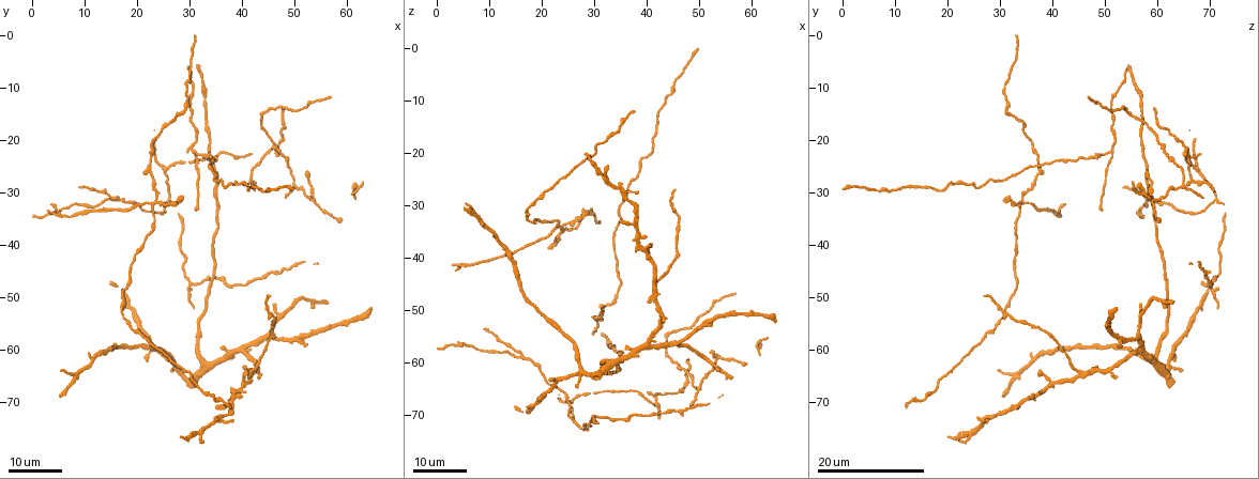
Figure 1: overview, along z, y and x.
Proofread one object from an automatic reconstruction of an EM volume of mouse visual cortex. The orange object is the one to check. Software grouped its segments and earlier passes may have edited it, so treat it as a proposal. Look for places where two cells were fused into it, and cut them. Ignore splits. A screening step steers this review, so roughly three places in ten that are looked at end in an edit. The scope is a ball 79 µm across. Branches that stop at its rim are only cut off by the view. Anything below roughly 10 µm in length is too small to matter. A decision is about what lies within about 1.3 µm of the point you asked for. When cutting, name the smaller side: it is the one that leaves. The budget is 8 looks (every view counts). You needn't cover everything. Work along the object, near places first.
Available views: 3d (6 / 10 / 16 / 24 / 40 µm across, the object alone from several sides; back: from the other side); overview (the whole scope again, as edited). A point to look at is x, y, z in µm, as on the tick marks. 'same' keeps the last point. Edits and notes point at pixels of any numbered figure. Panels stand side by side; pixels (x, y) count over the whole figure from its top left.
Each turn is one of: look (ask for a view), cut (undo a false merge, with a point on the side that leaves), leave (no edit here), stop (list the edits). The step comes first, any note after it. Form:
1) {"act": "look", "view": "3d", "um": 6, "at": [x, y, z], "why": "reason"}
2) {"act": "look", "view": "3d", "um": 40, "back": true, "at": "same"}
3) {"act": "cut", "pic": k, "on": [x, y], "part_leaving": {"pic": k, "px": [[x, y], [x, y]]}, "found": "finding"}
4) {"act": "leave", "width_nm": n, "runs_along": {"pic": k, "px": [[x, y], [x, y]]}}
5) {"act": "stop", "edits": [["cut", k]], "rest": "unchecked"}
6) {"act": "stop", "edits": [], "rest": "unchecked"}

{"act": "look", "view": "3d", "um": 24, "at": [41.5, 65.0, 45.0], "why": "arms part here"}

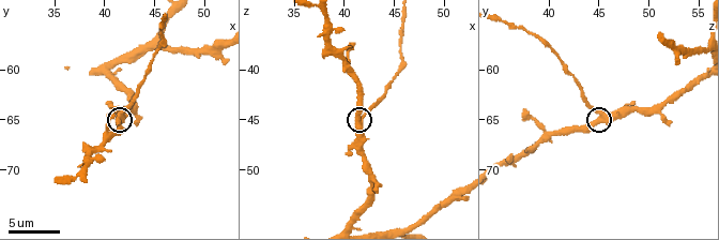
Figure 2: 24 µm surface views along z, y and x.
{"act": "look", "view": "3d", "um": 10, "at": [41.6, 64.8, 45.2]}

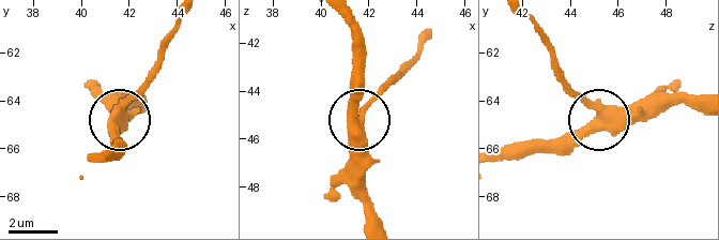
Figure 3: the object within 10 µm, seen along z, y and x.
{"act": "leave", "width_nm": 430, "runs_along": {"pic": 3, "px": [[700, 98], [638, 103], [601, 118], [554, 75]]}, "found": "continuous, no second cell"}

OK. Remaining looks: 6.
{"act": "look", "view": "3d", "um": 24, "at": [46.0, 57.0, 56.0], "why": "arms part here"}

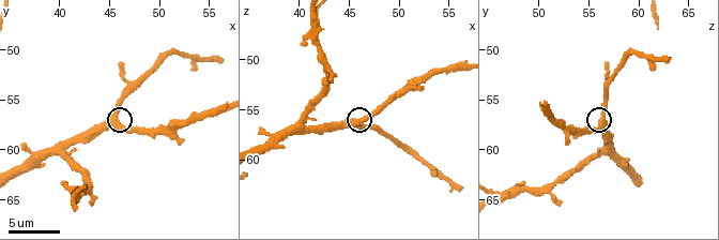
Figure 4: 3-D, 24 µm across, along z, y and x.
{"act": "look", "view": "3d", "um": 10, "at": [45.8, 57.2, 56.4]}

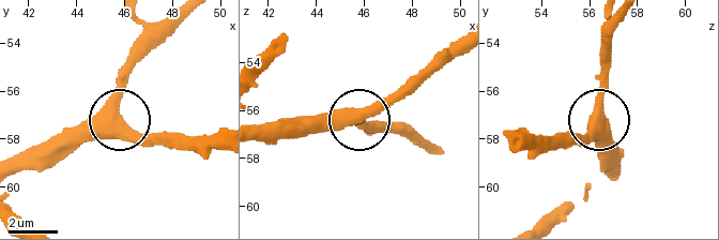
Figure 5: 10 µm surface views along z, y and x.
{"act": "leave", "side_arm_um": 24, "found": "continuous, no second cell"}

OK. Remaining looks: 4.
{"act": "look", "view": "3d", "um": 16, "at": [30.5, 22.5, 50.5]}

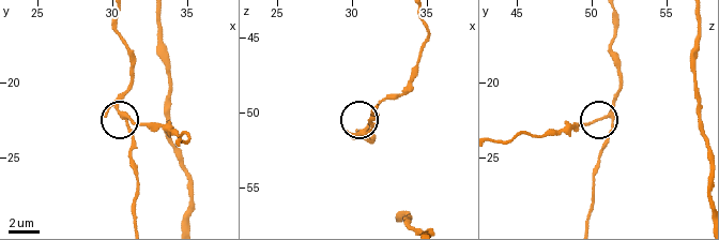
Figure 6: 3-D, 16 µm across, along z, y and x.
{"act": "look", "view": "3d", "um": 6, "at": [31.0, 22.0, 51.0], "why": "closer look"}

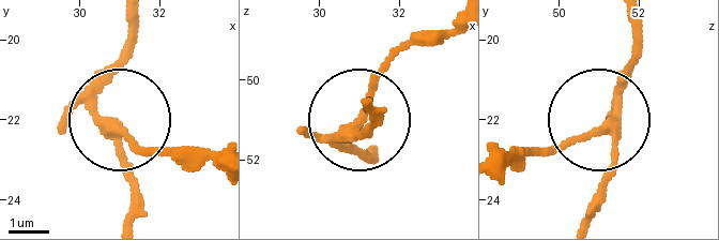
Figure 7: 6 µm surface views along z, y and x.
{"act": "leave", "width_nm": 210, "runs_along": {"pic": 7, "px": [[630, 23], [638, 54], [607, 115], [529, 152]]}, "found": "continuous, no second cell"}

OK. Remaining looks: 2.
{"act": "look", "view": "3d", "um": 24, "at": [23.0, 32.0, 34.5], "why": "four-way junction"}

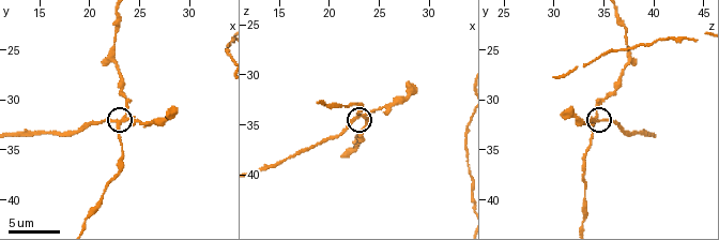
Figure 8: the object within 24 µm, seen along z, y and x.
{"act": "look", "view": "3d", "um": 6, "at": [23.4, 31.8, 34.2]}

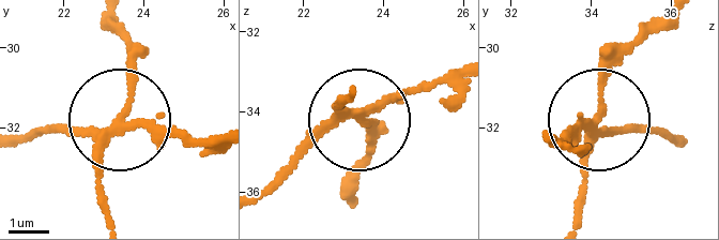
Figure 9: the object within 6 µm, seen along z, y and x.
{"act": "cut", "pic": 9, "on": [164, 115], "part_leaving": {"pic": 9, "px": [[102, 133], [24, 136]]}, "found": "a second cell is stuck on"}

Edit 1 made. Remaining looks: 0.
{"act": "stop", "edits": [["cut", 9]], "rest": "unchecked"}

